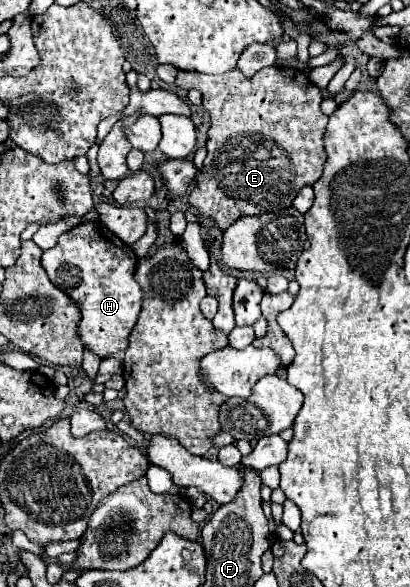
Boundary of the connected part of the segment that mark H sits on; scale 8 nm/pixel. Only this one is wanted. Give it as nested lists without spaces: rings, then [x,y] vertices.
[[[82,222],[74,226],[70,232],[58,238],[58,244],[54,248],[48,248],[42,254],[42,268],[46,270],[50,282],[58,286],[62,292],[66,292],[80,308],[82,318],[76,330],[82,344],[100,358],[110,358],[128,348],[128,336],[132,326],[136,324],[136,318],[140,314],[140,302],[142,302],[142,290],[134,280],[136,262],[138,258],[134,250],[128,246],[118,246],[118,240],[112,238],[98,222]]]

